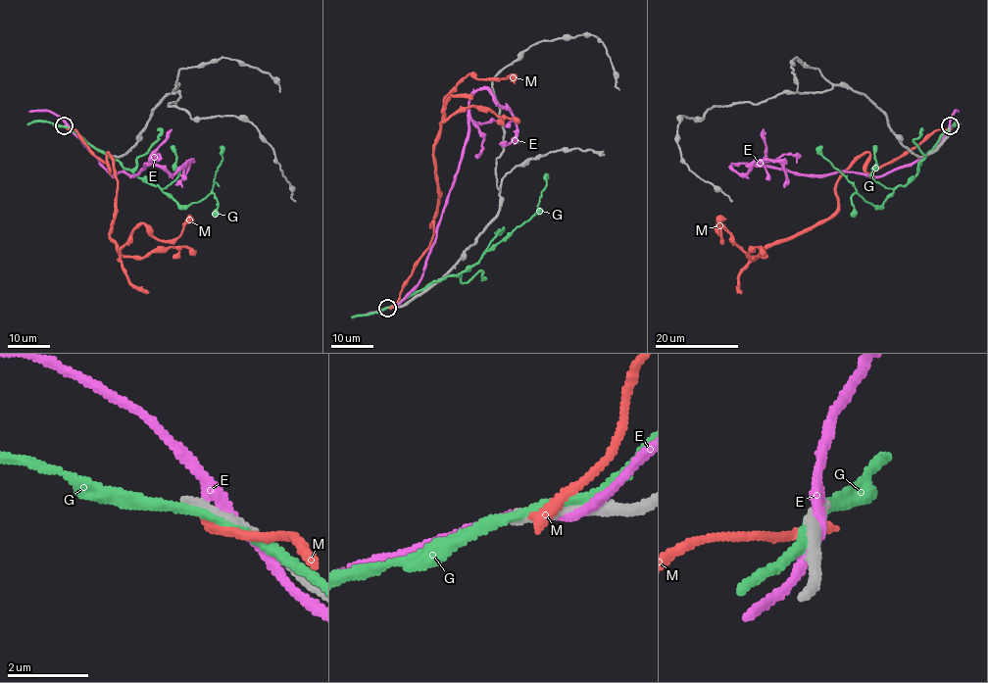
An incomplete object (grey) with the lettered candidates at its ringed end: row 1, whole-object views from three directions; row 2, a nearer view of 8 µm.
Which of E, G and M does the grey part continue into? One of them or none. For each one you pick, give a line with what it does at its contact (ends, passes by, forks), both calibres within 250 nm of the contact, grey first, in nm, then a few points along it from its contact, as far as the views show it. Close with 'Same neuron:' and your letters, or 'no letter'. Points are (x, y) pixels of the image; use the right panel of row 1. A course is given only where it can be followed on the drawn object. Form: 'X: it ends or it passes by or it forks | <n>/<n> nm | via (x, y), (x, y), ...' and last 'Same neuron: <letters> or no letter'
Same neuron: no letter

